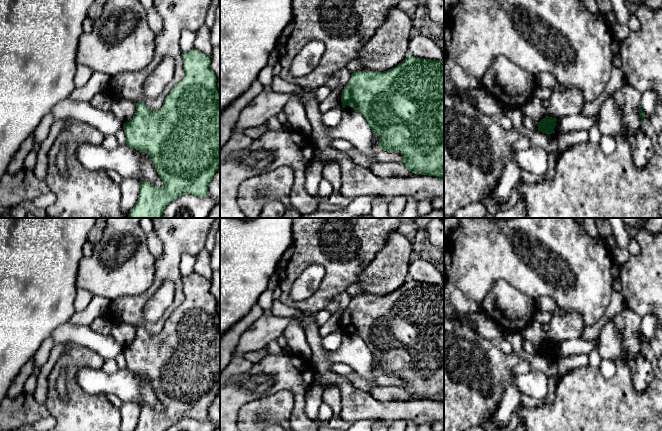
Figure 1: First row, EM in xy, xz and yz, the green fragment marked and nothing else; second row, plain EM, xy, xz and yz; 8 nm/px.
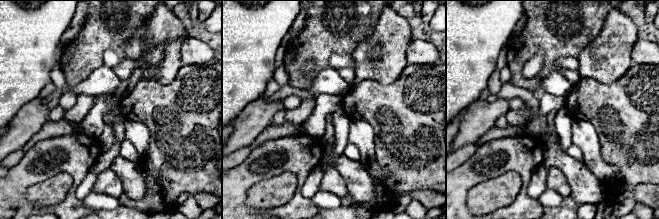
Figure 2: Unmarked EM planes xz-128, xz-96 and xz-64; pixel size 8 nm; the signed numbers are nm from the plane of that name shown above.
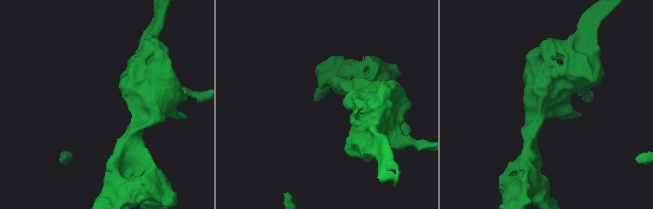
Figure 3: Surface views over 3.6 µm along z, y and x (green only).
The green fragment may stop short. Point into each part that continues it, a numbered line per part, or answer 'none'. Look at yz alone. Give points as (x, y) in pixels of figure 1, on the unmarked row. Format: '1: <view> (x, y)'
none

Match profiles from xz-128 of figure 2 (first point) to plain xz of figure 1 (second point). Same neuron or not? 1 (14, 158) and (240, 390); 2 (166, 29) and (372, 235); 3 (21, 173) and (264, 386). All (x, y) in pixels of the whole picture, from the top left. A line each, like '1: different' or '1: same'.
1: different
2: different
3: same

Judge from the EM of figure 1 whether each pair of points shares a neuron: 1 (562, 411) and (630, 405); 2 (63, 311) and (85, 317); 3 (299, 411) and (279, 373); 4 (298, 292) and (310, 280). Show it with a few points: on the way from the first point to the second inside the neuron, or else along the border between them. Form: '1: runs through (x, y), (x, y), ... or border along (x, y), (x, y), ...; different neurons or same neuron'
1: runs through (579, 411), (613, 411); same neuron
2: border along (76, 312), (67, 321); different neurons
3: runs through (299, 402), (299, 393), (288, 382); same neuron
4: runs through (301, 289), (307, 283); same neuron

